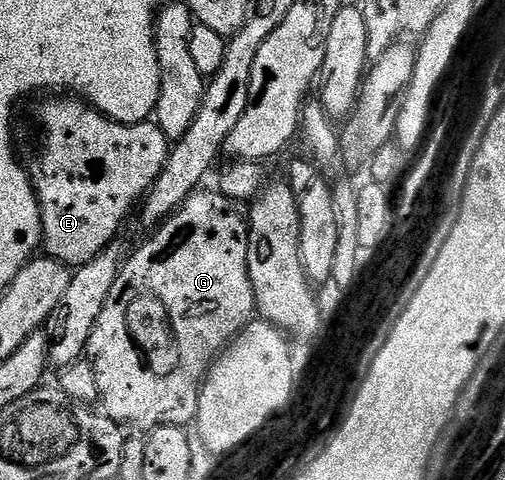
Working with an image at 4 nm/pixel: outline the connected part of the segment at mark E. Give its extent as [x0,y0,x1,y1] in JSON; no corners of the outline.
[16,93,171,269]

